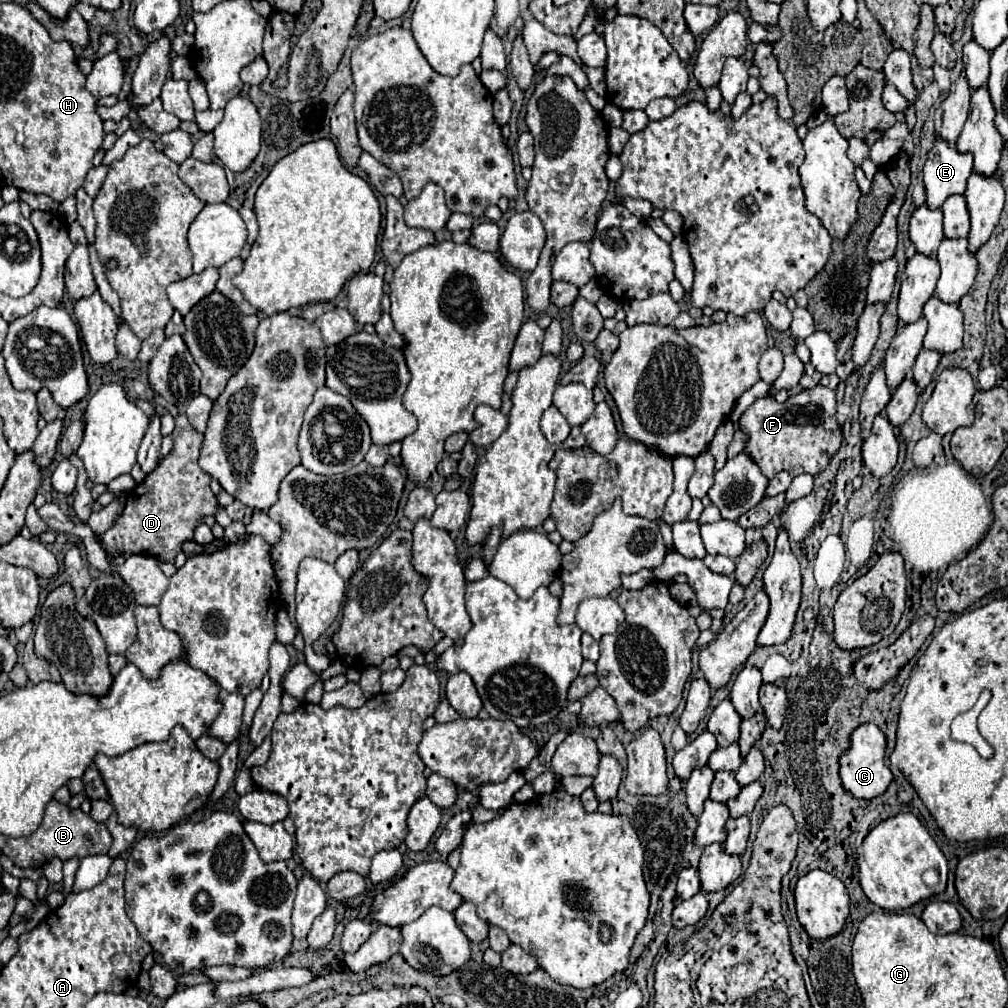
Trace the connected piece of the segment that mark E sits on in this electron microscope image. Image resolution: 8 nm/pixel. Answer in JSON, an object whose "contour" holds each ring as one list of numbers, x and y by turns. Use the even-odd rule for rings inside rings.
{"contour":[[937,139,923,167,925,205,929,209,939,209,949,195,963,195,969,173,973,173,973,157]]}

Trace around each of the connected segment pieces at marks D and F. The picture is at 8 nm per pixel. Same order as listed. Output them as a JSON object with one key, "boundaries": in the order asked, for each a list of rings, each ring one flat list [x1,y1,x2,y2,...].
{"boundaries":[[[179,413,175,417,171,439,171,453,161,459,153,473,149,473,141,483,135,485,135,489,127,493,121,517,111,529,99,535,103,549,111,557,117,557,119,553,125,557,145,553,149,557,157,557,161,563,173,563,173,555,181,551,181,545,185,541,193,539,193,531,203,523,203,517,217,513,219,503,209,487,211,477,197,463,203,435,189,425,185,413]],[[823,385,789,395,785,403,777,403,765,395,749,405,739,419,739,427,747,435,743,453,757,463,767,479,773,479,779,471,789,471,791,477,801,473,817,475,841,447,841,427,835,419,835,407,835,393]]]}

